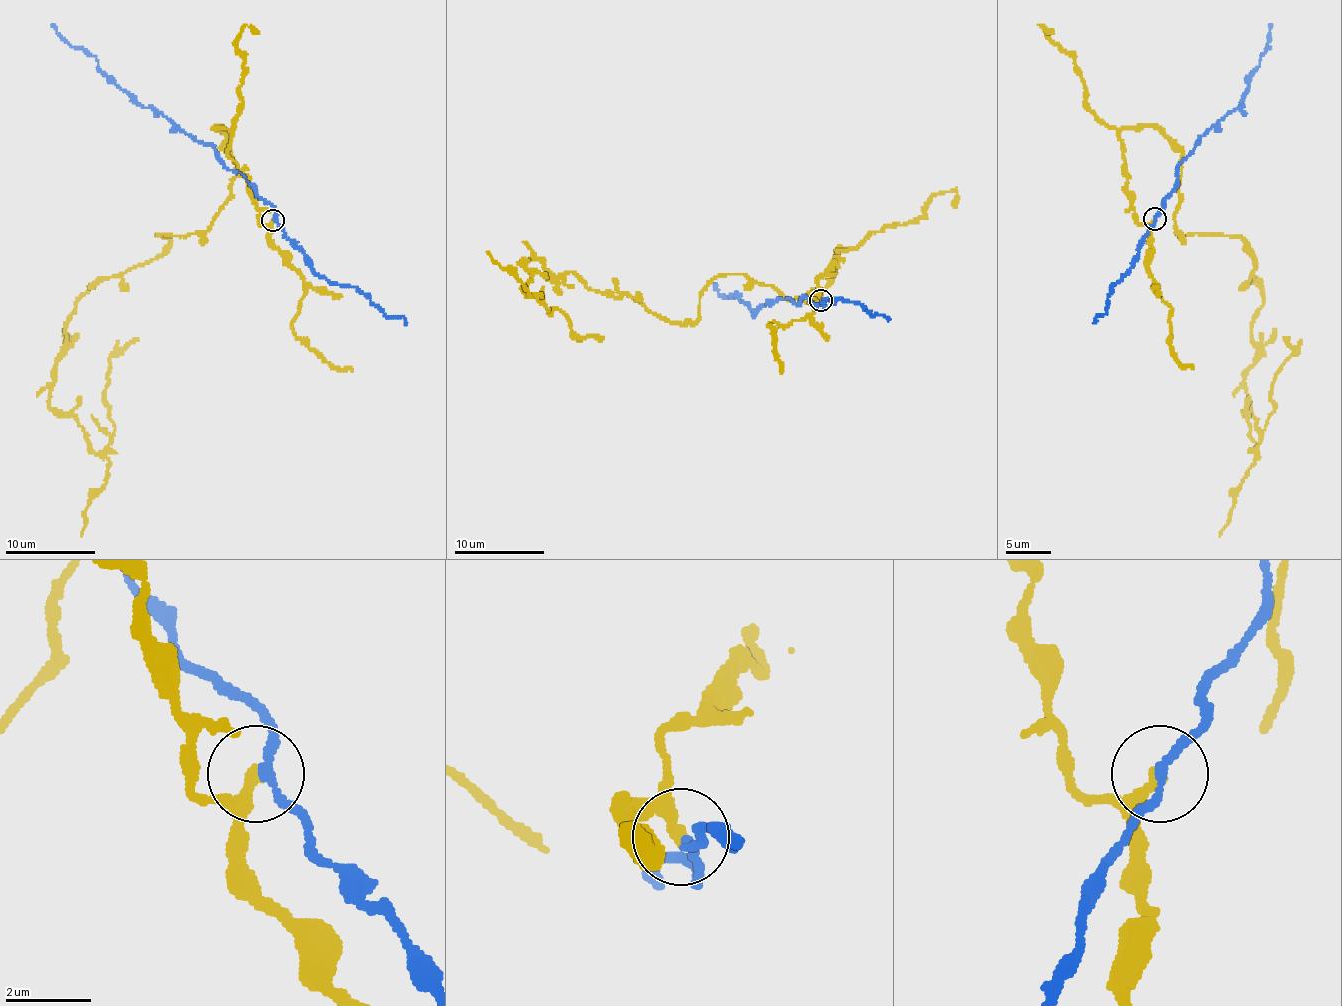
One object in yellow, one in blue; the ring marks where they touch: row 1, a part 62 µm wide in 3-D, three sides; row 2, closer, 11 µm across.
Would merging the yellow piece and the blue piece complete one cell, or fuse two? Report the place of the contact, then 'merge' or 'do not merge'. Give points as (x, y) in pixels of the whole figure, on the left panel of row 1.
place (273, 220); do not merge

